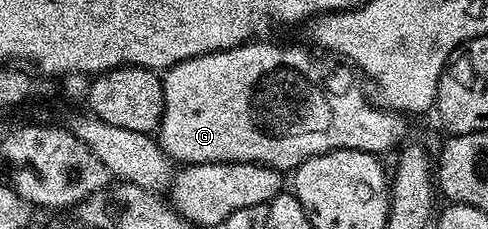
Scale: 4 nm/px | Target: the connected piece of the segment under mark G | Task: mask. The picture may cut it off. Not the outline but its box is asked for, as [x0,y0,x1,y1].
[157,41,408,173]

